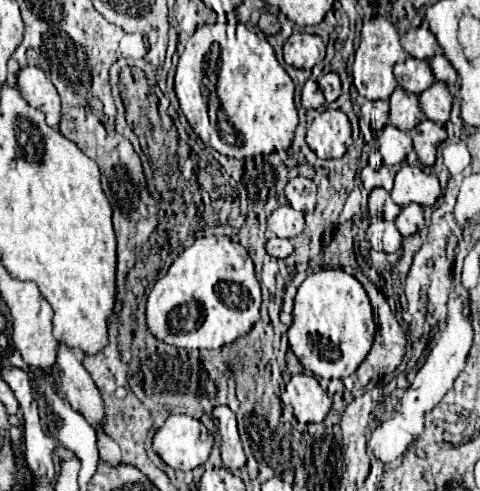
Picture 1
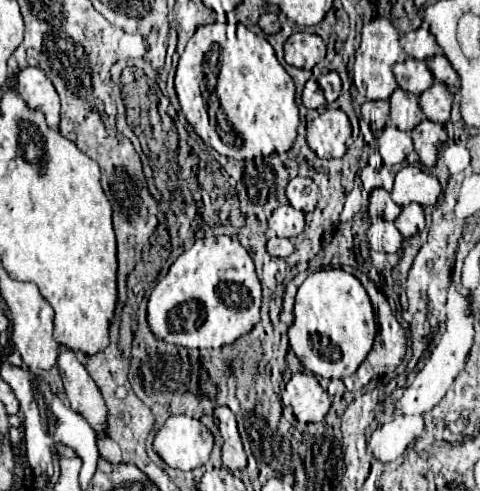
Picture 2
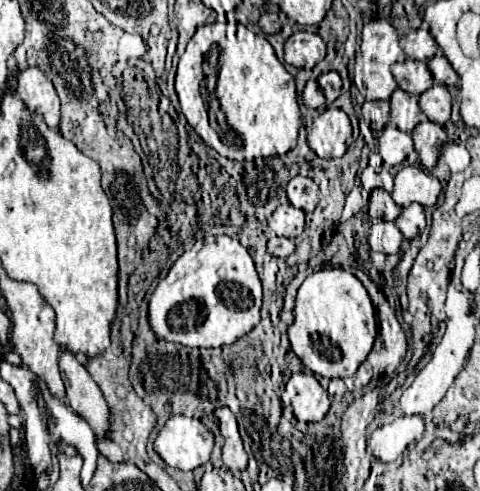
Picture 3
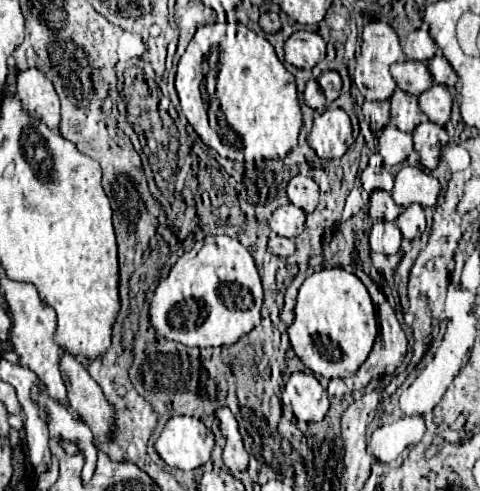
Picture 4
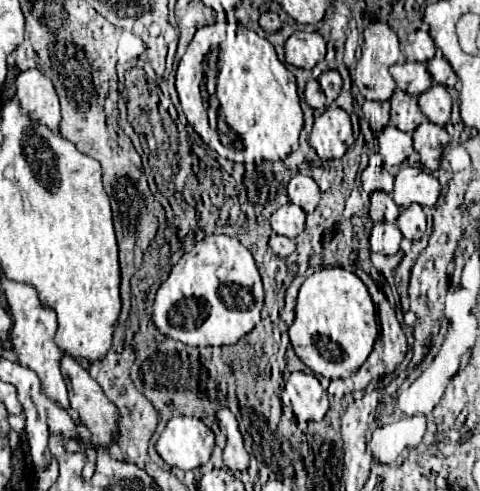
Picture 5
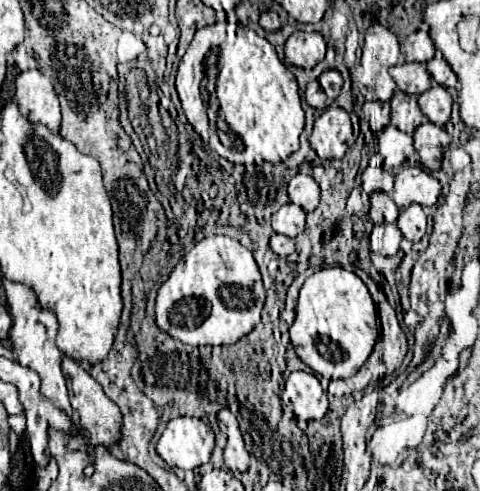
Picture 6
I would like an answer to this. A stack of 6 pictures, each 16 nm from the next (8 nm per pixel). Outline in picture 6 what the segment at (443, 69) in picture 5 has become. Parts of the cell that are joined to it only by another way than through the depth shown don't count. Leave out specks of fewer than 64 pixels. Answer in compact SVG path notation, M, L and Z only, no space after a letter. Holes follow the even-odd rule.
M436 52L436 56L430 62L426 62L426 68L428 68L430 76L434 78L434 82L438 82L438 84L442 84L446 88L454 88L456 86L458 78L456 78L454 70L450 68L450 64L444 60L444 56L440 52Z

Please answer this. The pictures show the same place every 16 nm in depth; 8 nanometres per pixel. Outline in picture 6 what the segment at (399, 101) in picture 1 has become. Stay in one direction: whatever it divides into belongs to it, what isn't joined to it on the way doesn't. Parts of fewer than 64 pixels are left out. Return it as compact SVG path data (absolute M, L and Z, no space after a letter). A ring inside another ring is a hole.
M396 90L390 104L392 104L390 124L394 124L402 132L412 134L426 120L422 110L418 108L418 98L412 96L412 94Z

